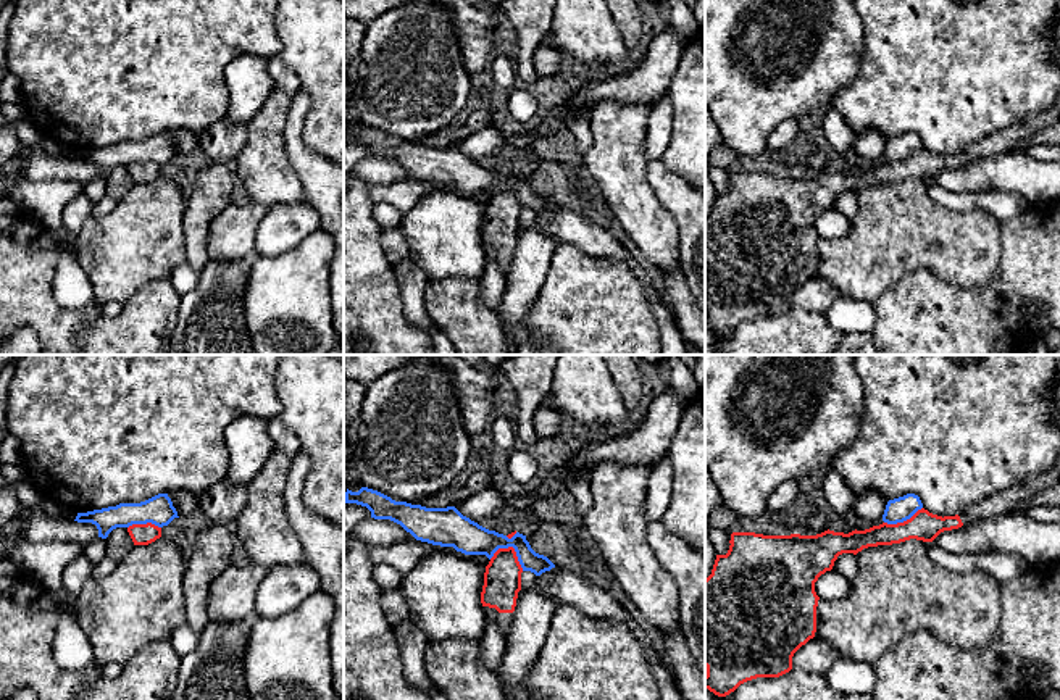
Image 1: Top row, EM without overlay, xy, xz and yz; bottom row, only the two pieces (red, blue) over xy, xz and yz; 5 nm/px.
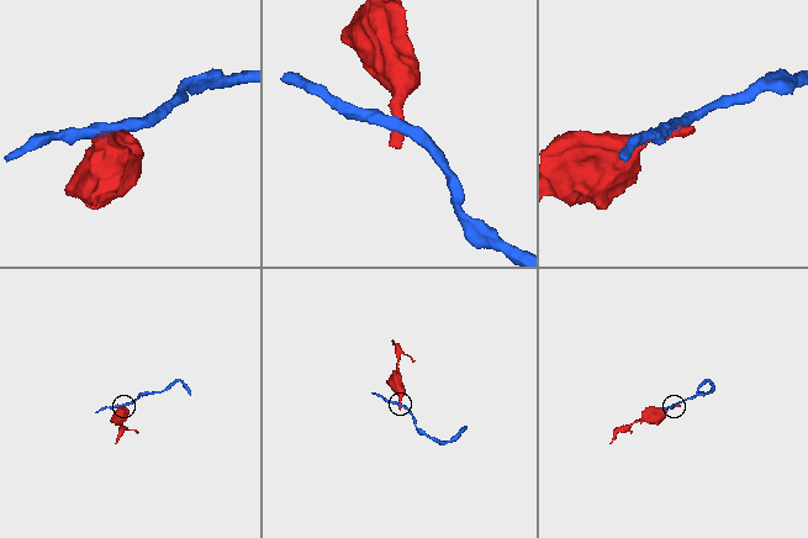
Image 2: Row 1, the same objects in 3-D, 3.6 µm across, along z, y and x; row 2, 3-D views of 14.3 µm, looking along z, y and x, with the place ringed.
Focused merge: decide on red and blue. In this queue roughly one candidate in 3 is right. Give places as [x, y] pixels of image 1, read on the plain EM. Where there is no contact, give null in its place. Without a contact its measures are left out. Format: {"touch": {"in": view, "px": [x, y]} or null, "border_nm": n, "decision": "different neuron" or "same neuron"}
{"touch": {"in": "xz", "px": [512, 186]}, "border_nm": 190, "decision": "different neuron"}

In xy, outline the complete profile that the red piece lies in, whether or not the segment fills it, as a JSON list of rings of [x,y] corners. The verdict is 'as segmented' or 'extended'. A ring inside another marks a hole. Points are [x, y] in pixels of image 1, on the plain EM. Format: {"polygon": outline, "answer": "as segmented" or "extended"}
{"polygon": [[[147,161],[147,163],[132,163],[127,166],[127,171],[134,184],[148,184],[161,176],[161,166]]], "answer": "as segmented"}

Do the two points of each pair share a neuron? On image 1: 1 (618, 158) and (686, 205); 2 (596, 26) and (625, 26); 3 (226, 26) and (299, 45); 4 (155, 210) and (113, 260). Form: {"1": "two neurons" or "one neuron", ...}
{"1": "two neurons", "2": "two neurons", "3": "two neurons", "4": "one neuron"}

